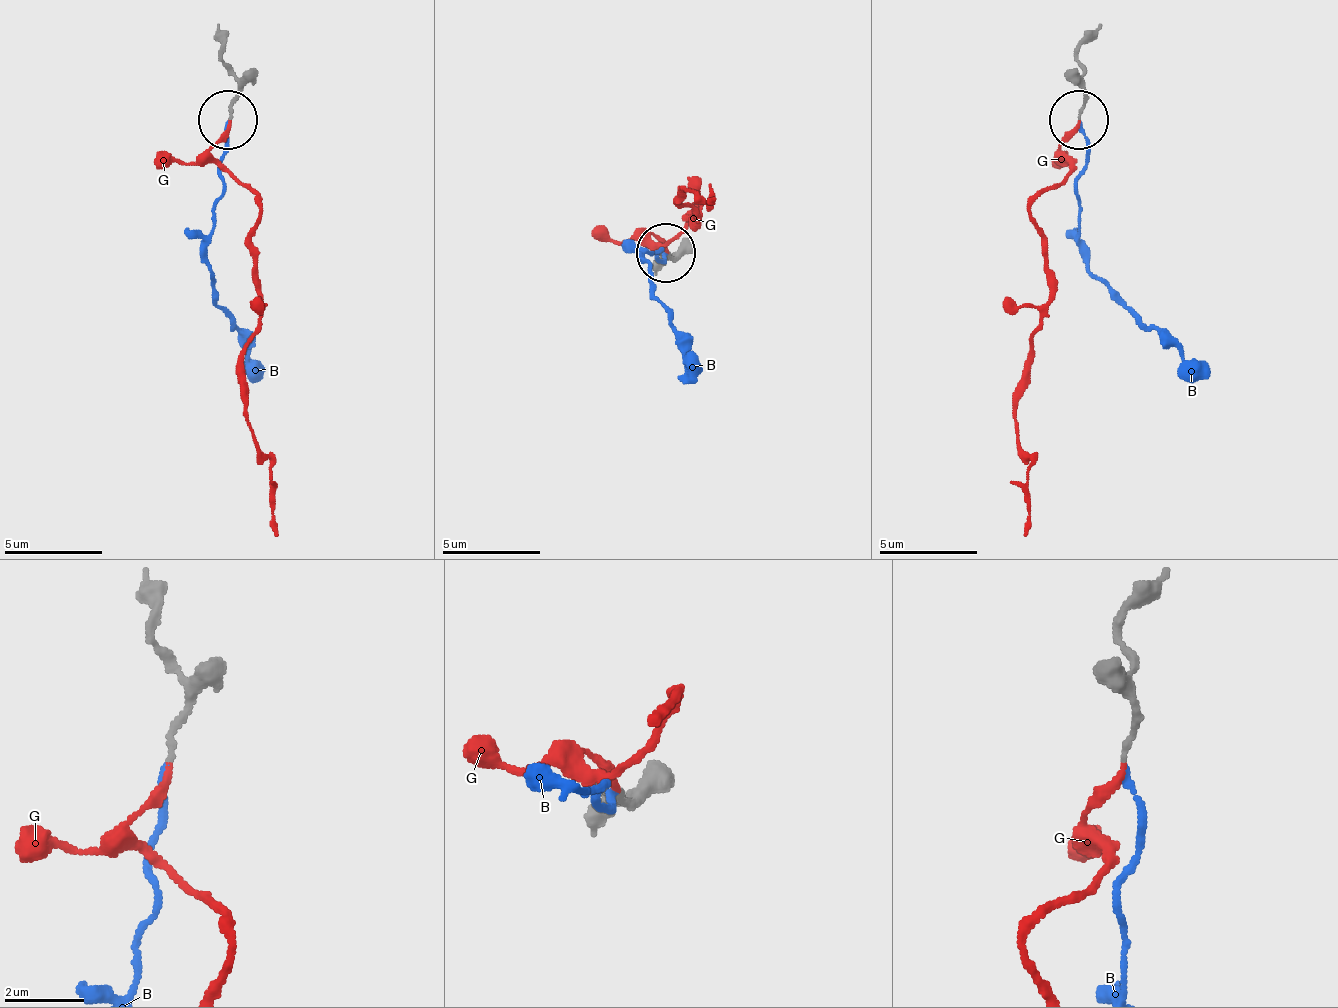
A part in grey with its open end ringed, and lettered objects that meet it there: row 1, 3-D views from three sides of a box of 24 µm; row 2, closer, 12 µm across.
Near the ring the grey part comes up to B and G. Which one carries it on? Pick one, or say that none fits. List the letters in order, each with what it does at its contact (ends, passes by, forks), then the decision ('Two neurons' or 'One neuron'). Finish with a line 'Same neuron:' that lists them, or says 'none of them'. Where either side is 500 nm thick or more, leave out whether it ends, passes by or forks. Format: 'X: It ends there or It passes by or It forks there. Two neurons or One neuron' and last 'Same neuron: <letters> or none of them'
B: It ends there. Two neurons
G: It ends there. One neuron
Same neuron: G

